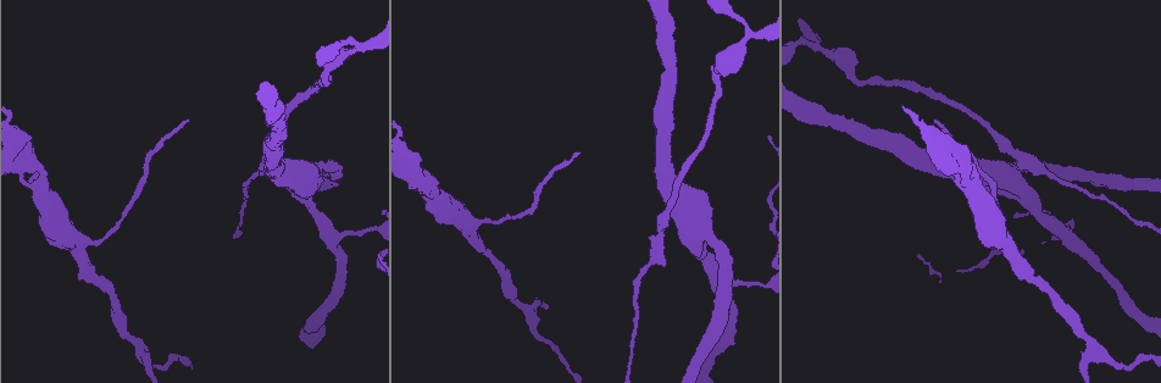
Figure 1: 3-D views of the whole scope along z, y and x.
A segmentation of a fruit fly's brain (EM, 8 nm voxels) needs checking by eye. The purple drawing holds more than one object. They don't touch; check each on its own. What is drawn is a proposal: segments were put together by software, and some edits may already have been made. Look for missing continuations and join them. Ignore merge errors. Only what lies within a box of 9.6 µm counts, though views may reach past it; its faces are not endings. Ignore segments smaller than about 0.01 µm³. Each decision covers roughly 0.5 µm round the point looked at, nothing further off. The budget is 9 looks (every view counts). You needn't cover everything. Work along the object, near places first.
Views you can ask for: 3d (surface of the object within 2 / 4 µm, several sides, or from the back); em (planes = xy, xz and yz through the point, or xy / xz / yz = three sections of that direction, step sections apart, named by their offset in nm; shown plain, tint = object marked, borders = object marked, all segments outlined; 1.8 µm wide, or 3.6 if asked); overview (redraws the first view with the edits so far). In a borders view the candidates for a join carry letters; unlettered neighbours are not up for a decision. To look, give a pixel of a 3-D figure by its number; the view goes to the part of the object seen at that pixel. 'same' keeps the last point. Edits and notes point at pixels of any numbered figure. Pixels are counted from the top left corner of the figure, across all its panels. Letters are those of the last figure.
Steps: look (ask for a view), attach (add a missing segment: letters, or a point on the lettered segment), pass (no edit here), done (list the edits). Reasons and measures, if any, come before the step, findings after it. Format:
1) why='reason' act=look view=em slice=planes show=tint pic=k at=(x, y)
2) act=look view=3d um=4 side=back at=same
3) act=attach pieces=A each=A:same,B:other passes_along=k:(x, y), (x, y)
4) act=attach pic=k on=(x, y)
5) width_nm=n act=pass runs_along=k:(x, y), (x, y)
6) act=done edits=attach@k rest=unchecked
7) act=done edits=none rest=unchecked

why='tapers out' act=look view=3d um=2 pic=1 at=(935, 118)

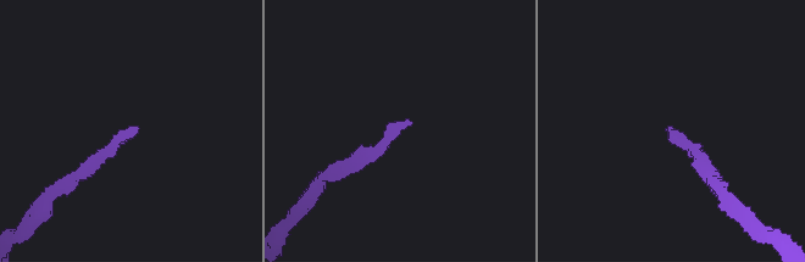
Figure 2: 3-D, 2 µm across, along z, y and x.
act=look view=em slice=planes show=borders pic=2 at=(669, 128)

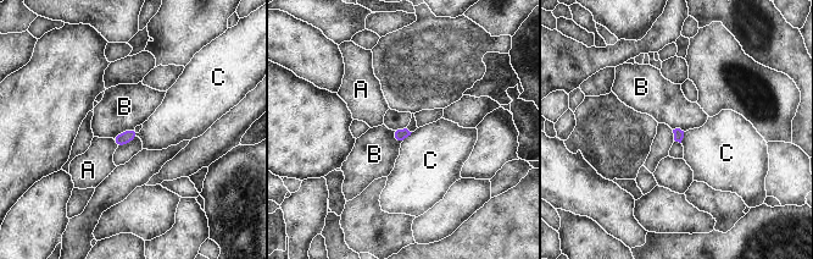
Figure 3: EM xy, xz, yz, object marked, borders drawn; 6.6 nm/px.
act=pass each=A:other,B:other,C:other border=3:(134, 127), (129, 127), (112, 138) found='no lettered segment goes on from it'

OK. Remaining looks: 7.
why='abrupt turn' act=look view=3d um=4 pic=1 at=(359, 45)

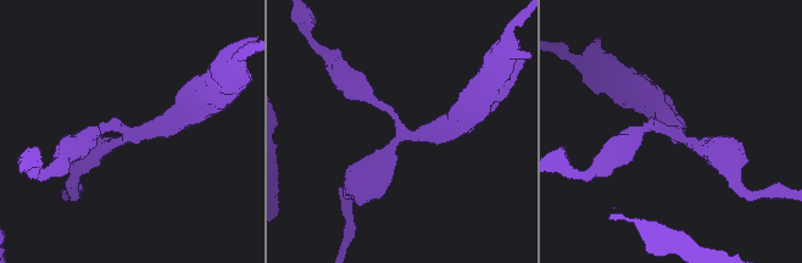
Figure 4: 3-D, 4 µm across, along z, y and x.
arms=3 arm_widths_nm=180,340,380 why='shape alone is not enough' act=look view=em slice=yz step=4 show=tint pic=4 at=(127, 139)

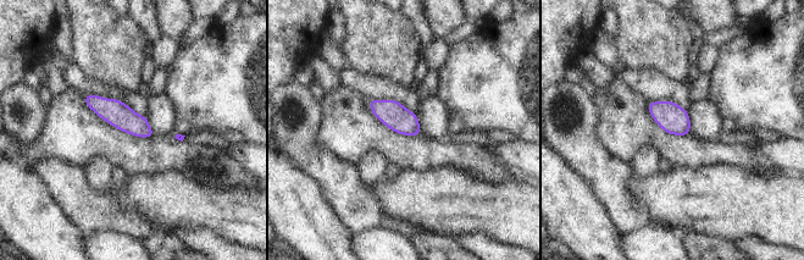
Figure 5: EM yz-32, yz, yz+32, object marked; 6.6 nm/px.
why='cut it another way' act=look view=em slice=planes show=borders at=same

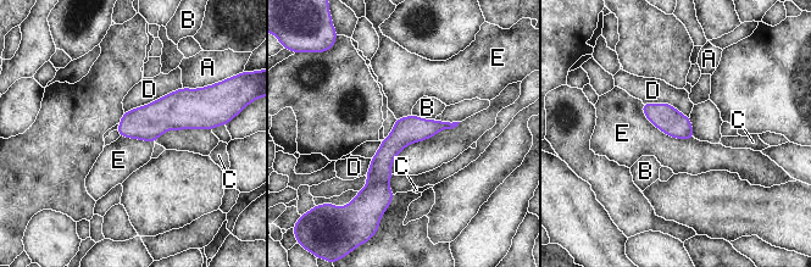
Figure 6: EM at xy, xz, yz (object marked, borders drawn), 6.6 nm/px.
width_nm=180 longest_contact=E:440nm act=pass each=A:other,B:other,C:other,D:other,E:other found='no lettered segment goes on from it'

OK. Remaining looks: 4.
why='abrupt turn' act=look view=em um=3.6 slice=planes show=borders pic=1 at=(30, 156)

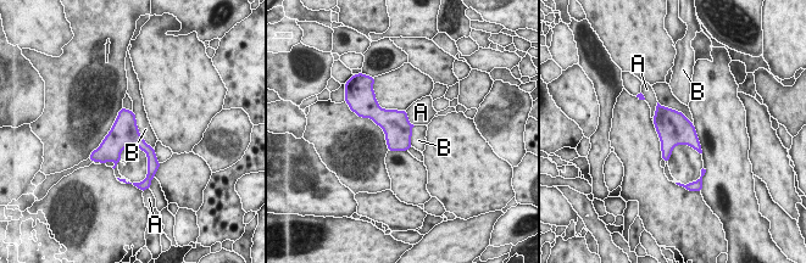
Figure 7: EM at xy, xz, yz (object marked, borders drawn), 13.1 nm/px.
act=pass each=A:other,B:other border=7:(133, 110), (138, 133), (153, 147) found='none of them fits'

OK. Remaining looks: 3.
why='branch point' act=look view=em slice=planes show=borders pic=1 at=(1067, 237)

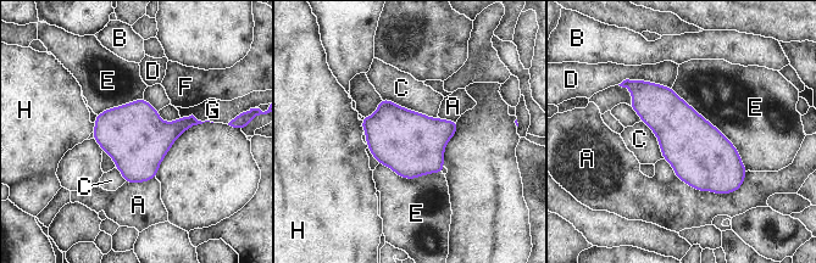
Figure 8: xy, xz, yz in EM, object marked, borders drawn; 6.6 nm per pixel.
width_nm=400 act=pass each=A:other,B:other,C:other,D:other,E:other,F:other,G:other,H:other border=8:(382, 98), (432, 117), (438, 117) found='no lettered segment goes on from it'

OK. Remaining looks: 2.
act=done edits=none rest=unchecked

